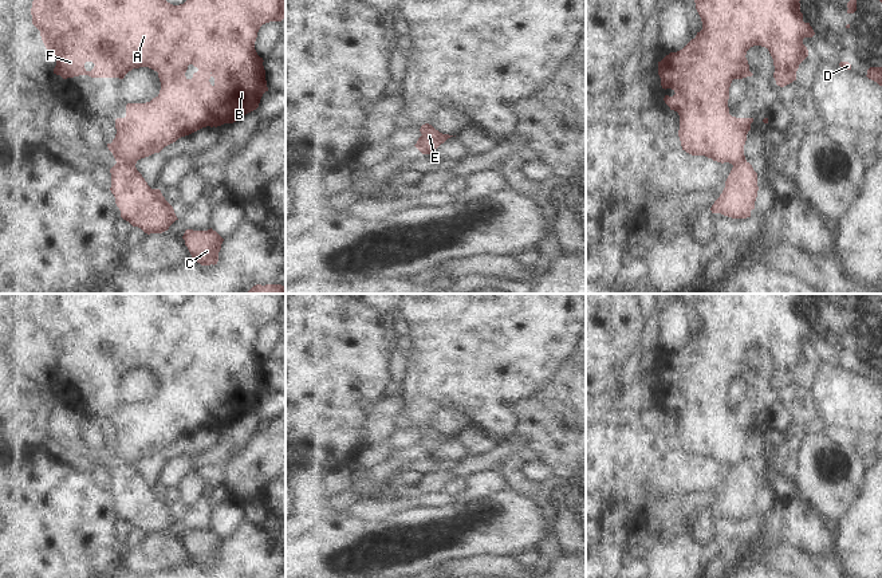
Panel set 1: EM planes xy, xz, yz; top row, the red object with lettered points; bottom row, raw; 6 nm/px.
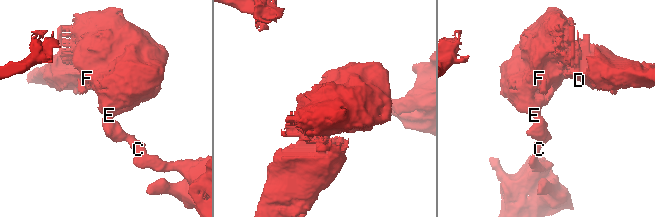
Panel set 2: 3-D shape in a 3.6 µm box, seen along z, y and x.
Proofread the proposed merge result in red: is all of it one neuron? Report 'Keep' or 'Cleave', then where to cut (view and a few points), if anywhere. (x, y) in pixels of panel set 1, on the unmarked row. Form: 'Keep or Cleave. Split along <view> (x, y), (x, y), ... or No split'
Cleave. Split along xy (117, 461), (125, 461), (134, 467)

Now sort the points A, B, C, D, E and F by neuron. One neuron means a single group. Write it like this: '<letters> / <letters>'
A B D E F / C

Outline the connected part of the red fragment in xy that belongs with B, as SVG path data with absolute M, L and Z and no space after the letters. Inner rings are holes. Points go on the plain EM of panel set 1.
M35 294L31 315L32 325L40 331L42 341L48 353L56 357L56 366L54 374L63 380L79 375L88 375L91 378L119 378L133 369L149 367L158 373L161 382L160 394L146 404L127 404L126 417L115 420L117 435L111 444L107 444L117 463L137 464L138 460L160 453L165 447L176 443L178 439L189 436L202 428L217 428L224 424L233 424L245 414L259 408L260 400L268 392L265 381L265 370L263 358L255 350L255 342L260 327L269 322L281 322L286 311L286 294L192 294L190 298L180 306L173 306L162 299L161 294ZM193 365L198 369L192 380L185 377L188 366Z

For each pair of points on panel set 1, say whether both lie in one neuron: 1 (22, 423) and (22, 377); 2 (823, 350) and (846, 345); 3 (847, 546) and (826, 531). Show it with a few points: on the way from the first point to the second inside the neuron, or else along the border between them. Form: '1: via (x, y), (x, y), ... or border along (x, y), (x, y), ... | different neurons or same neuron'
1: via (22, 412), (22, 388) | same neuron
2: via (829, 348), (841, 346) | same neuron
3: border along (838, 523), (838, 557), (835, 559) | different neurons

